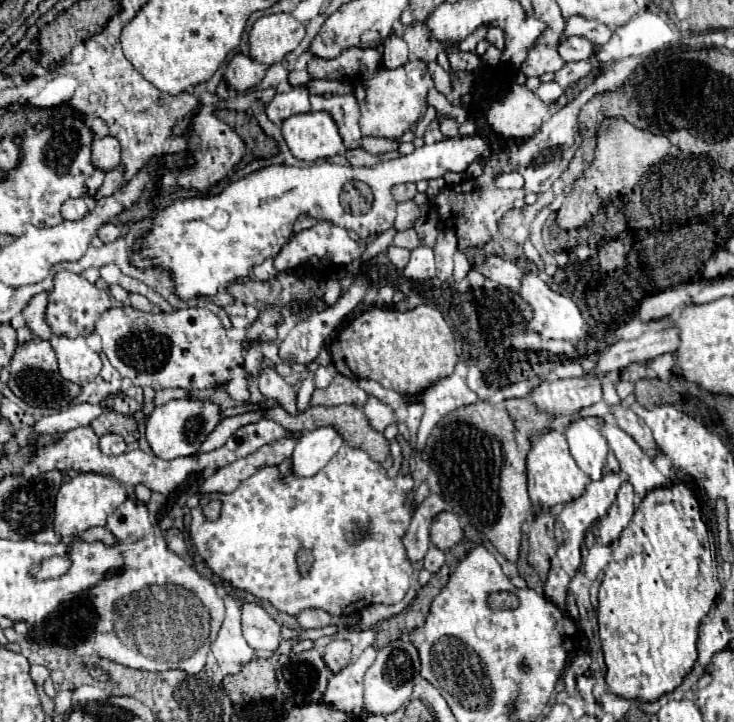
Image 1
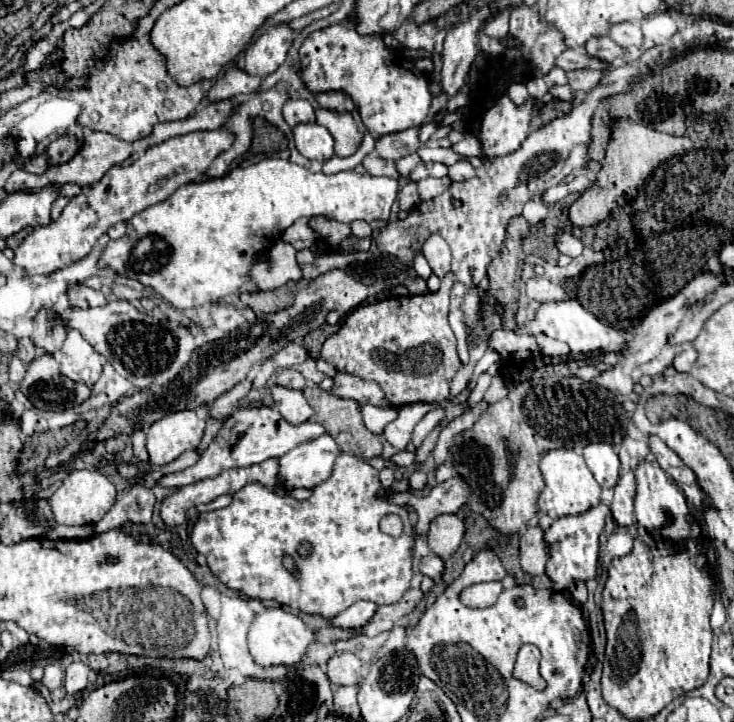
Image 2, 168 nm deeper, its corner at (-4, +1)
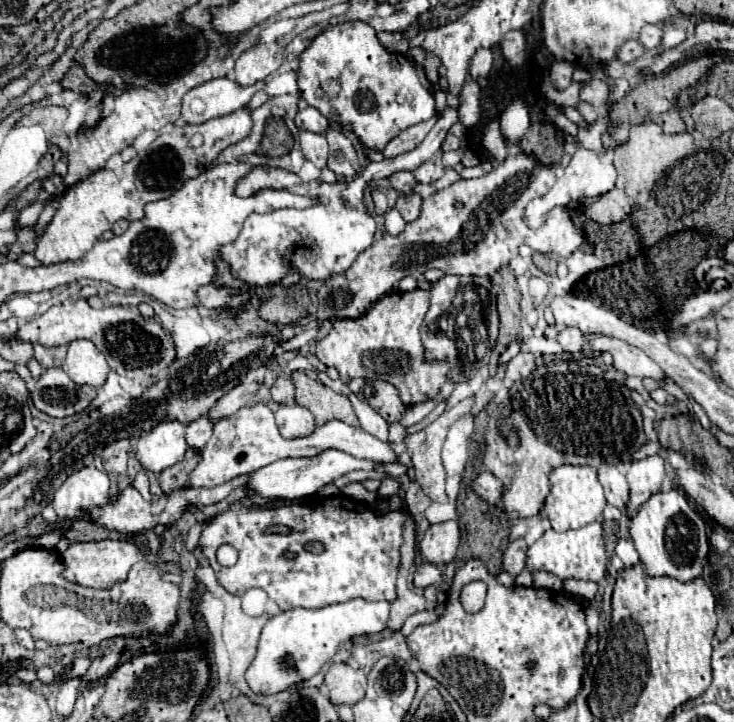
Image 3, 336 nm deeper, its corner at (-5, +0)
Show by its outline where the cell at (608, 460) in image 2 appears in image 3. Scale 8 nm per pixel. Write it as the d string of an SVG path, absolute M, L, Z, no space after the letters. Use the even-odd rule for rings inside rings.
M607 462L597 466L597 474L599 474L599 482L603 484L607 502L617 508L625 508L629 500L629 486L625 476L613 464L607 464Z

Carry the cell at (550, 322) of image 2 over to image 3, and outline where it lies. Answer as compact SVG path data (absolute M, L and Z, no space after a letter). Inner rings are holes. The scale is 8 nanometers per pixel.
M597 332L585 334L585 338L587 338L589 350L609 352L613 356L617 370L621 370L629 376L639 376L639 378L653 378L653 380L665 378L663 370L643 350L631 346L629 342L613 338L613 336L597 334Z

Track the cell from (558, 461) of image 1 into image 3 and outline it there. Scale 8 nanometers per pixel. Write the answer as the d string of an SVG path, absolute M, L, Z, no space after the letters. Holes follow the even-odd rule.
M559 466L553 468L549 474L551 480L551 492L545 500L542 513L549 518L551 526L557 532L565 532L569 528L581 528L593 520L601 518L601 512L605 508L605 496L603 486L597 480L597 470L591 466Z

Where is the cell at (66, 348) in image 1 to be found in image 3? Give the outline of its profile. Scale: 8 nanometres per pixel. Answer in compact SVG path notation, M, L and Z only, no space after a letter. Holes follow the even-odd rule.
M89 340L71 342L67 358L61 368L69 374L69 378L75 384L89 384L95 388L99 388L105 382L111 370L105 356Z

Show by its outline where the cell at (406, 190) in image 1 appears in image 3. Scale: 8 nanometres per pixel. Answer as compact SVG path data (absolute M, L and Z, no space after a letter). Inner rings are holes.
M407 192L407 194L401 194L399 200L397 200L397 210L401 212L401 216L411 222L419 216L421 212L421 196L417 192Z

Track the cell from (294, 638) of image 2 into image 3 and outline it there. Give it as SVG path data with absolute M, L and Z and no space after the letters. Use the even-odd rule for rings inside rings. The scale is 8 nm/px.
M355 598L319 610L293 608L269 618L261 630L257 656L247 670L247 684L257 694L277 694L301 680L315 676L329 662L345 640L359 634L375 634L387 626L389 602L367 602Z

